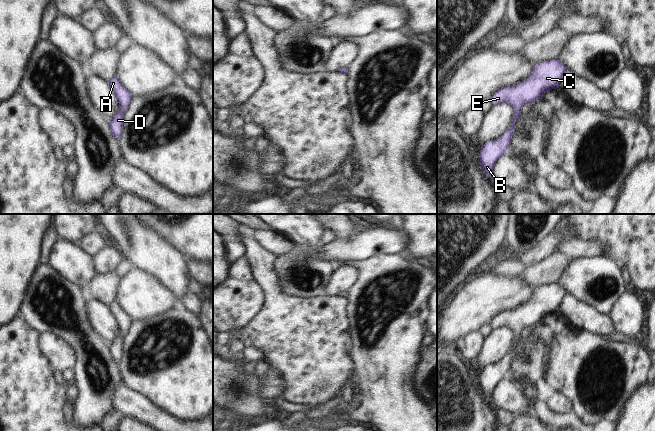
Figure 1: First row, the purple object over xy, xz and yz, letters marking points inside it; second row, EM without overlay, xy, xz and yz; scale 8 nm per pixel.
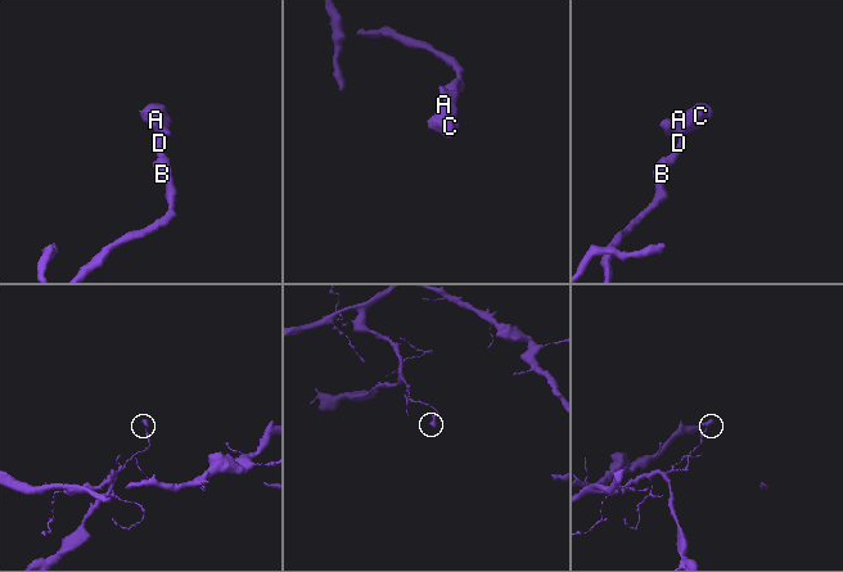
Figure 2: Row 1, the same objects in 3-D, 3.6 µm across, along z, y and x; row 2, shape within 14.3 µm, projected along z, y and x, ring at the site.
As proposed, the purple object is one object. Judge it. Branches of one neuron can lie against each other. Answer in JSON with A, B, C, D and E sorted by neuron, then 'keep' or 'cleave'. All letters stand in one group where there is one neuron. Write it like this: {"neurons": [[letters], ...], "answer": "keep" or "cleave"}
{"neurons": [["A", "B", "C", "D", "E"]], "answer": "keep"}

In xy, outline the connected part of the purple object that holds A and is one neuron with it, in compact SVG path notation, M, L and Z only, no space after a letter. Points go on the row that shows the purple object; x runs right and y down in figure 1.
M116 75L109 81L110 87L114 92L120 109L120 112L117 112L113 118L109 121L109 129L112 135L118 139L122 133L123 120L124 120L124 111L132 100L132 94L120 83Z

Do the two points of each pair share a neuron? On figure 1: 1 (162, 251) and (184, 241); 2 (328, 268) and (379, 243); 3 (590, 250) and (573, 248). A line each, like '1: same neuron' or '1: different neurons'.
1: different neurons
2: different neurons
3: same neuron

